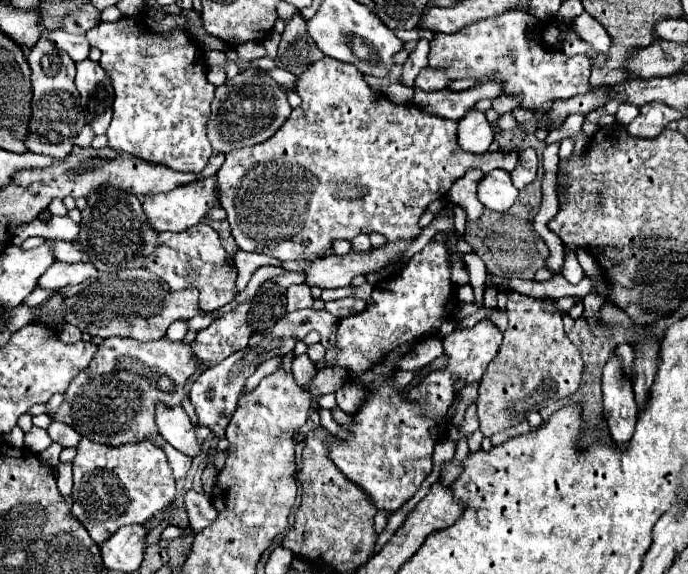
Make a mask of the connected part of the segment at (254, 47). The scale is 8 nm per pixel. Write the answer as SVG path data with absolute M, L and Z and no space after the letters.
M255 41L241 43L241 45L235 47L235 51L237 51L237 55L239 55L241 59L245 59L245 61L253 61L253 59L259 59L259 57L265 55L263 45L259 45L259 43L255 43Z

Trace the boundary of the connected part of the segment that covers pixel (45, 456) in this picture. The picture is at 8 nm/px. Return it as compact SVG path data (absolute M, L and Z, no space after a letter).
M53 443L53 445L51 445L49 449L45 449L39 457L41 457L41 461L43 461L45 465L57 467L57 465L59 465L59 455L61 455L61 451L63 451L63 447L57 445L57 443Z

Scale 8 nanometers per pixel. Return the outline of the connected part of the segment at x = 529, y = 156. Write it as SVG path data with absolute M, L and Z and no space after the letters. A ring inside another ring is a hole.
M523 149L519 153L519 163L511 173L513 185L517 189L523 189L525 185L529 185L537 177L537 167L539 167L539 159L537 159L535 149Z

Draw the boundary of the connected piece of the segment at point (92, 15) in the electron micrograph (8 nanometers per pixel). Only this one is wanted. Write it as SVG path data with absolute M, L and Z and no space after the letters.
M89 3L89 5L83 5L81 9L69 13L67 17L63 17L61 29L65 29L67 33L85 33L93 25L99 25L99 21L101 21L101 13L97 13L97 9Z

